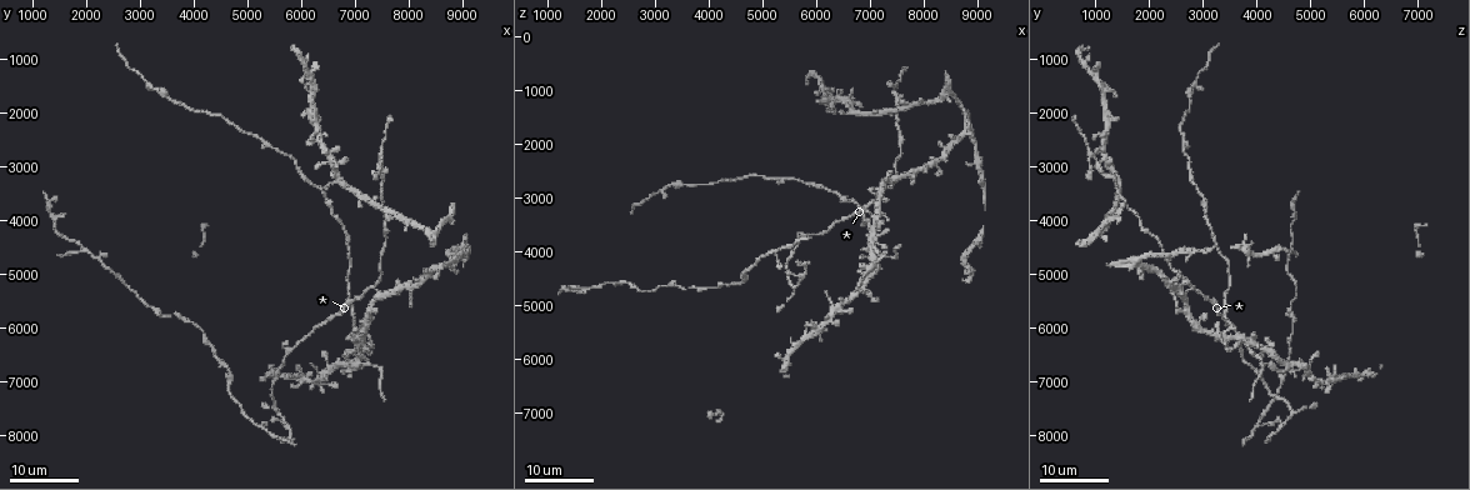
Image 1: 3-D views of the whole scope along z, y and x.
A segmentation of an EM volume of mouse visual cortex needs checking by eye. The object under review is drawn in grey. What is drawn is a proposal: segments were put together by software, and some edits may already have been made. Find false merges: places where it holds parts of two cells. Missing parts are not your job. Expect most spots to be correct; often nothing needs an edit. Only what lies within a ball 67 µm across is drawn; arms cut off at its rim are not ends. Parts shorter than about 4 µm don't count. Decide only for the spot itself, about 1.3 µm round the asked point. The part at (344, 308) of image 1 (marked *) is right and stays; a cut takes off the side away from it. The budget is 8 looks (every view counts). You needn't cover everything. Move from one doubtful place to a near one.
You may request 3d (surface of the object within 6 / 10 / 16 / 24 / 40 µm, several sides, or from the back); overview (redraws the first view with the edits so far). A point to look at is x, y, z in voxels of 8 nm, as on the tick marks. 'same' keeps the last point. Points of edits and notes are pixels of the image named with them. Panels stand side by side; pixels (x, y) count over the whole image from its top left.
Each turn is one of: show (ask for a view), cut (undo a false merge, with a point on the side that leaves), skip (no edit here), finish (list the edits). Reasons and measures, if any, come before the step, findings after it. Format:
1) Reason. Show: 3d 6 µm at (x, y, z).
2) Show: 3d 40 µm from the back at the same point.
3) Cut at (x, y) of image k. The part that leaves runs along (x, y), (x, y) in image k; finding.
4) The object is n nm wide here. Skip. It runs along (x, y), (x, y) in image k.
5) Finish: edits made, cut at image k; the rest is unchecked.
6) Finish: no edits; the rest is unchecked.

A fork. Show: 3d 24 µm at (7300, 5200, 2800).

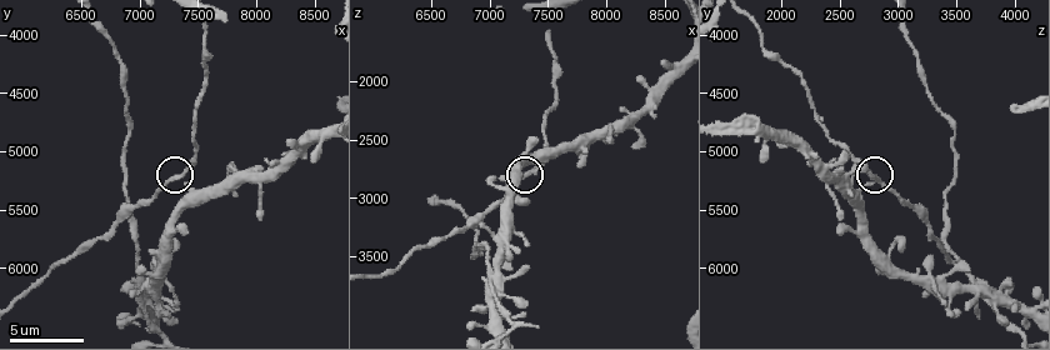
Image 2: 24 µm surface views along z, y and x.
Show: 3d 6 µm at (7320, 5220, 2760).

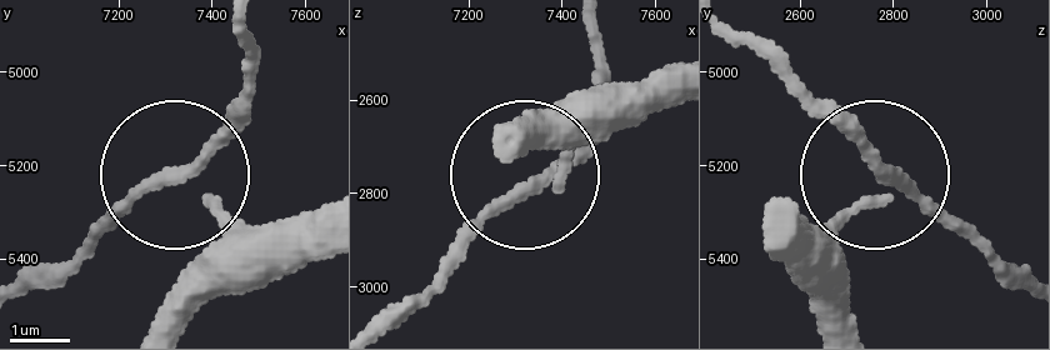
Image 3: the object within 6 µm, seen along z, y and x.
The side arm is 52 µm long. Skip. It runs along (1025, 285), (926, 215), (781, 71) in image 3; all the same cell.

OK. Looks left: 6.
Show: 3d 10 µm at (7020, 6080, 3620).

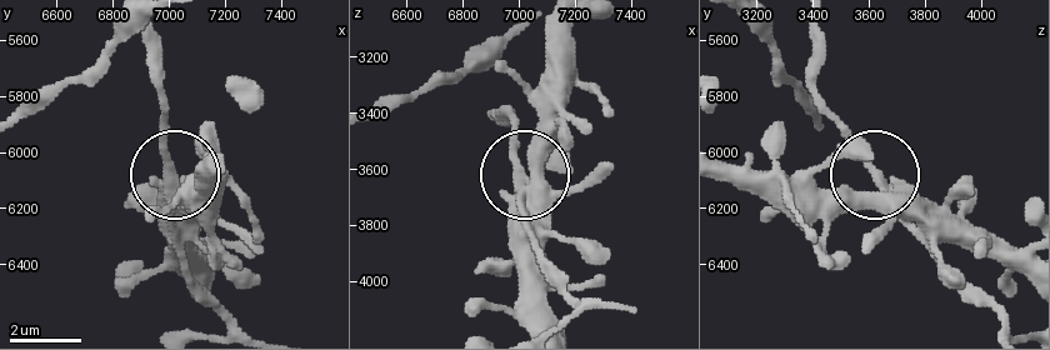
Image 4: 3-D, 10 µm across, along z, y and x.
Show: 3d 10 µm from the back at (7010, 6090, 3620).

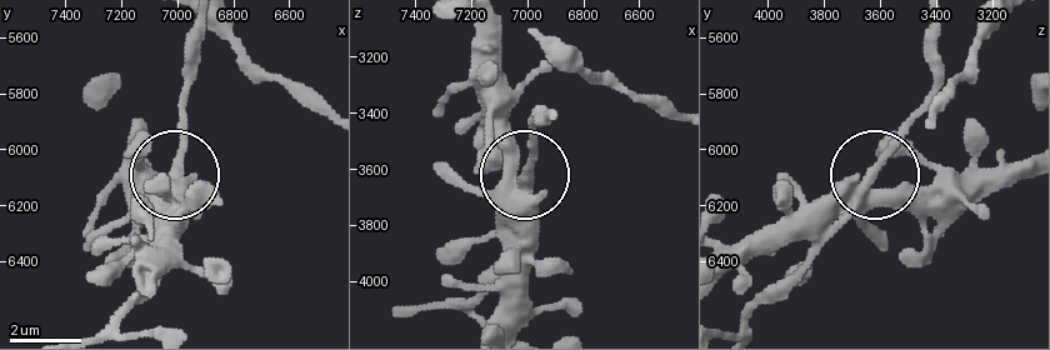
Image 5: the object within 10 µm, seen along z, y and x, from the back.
The object is 390 nm wide here. Skip. It runs along (1021, 161), (950, 170), (914, 189), (875, 176), (810, 239) in image 5; all the same cell.

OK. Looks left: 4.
Three-way junction. Show: 3d 16 µm at (7250, 6600, 4100).

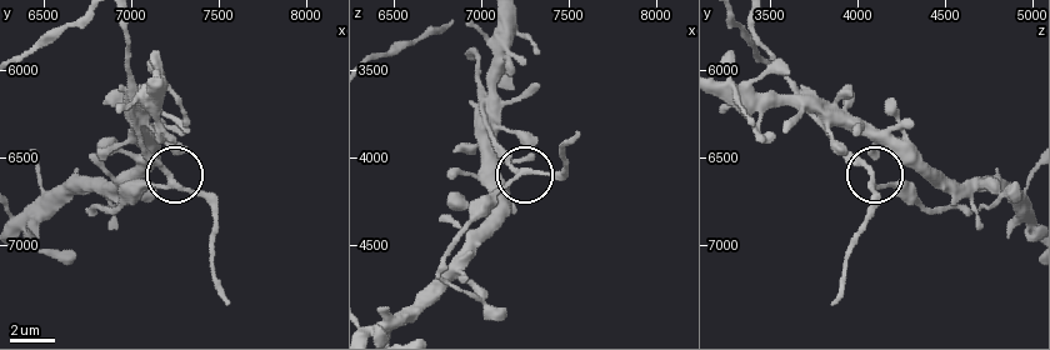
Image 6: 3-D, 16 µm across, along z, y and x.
Show: 3d 6 µm at (7240, 6640, 4100).

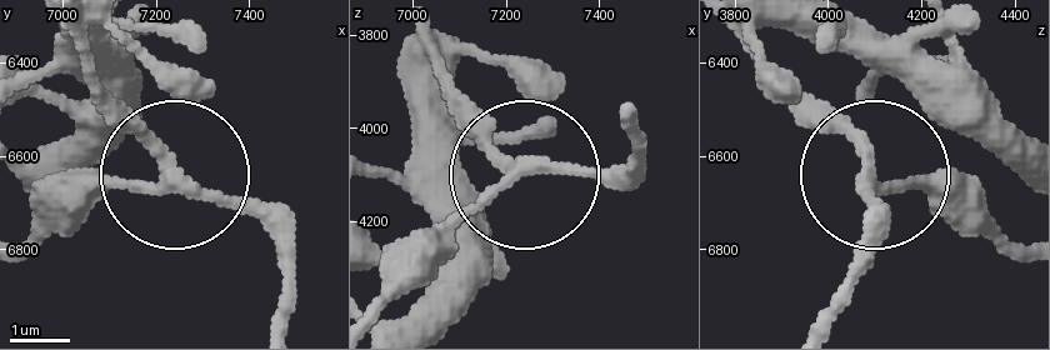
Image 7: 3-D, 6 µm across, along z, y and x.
3 arms meet here. Skip. All the same cell.

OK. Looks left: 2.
Three-way junction. Show: 3d 16 µm at (2300, 4800, 4600).

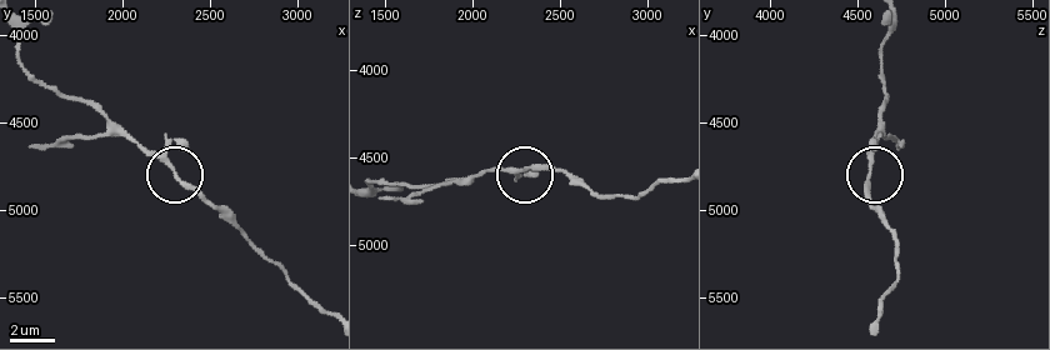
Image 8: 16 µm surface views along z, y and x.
Closer look. Show: 3d 10 µm at (2320, 4780, 4560).

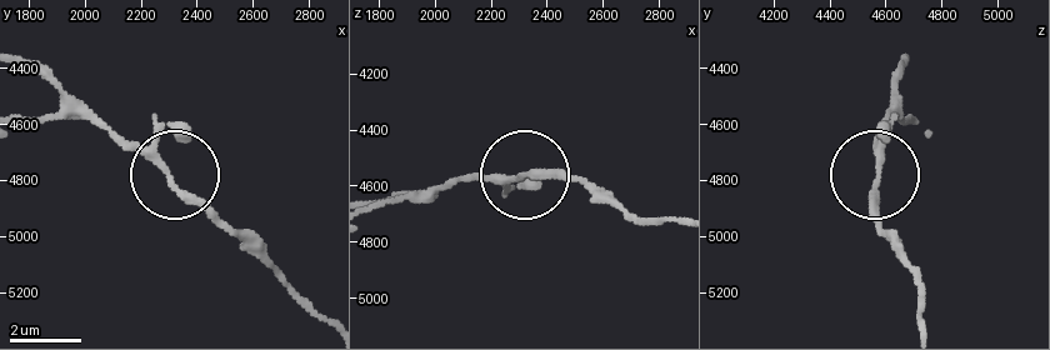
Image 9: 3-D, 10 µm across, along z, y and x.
Skip. It runs along (676, 221), (633, 218), (560, 176), (470, 176), (446, 185) in image 9; continuous, no second cell.

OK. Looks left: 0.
Finish: no edits; the rest is unchecked.

